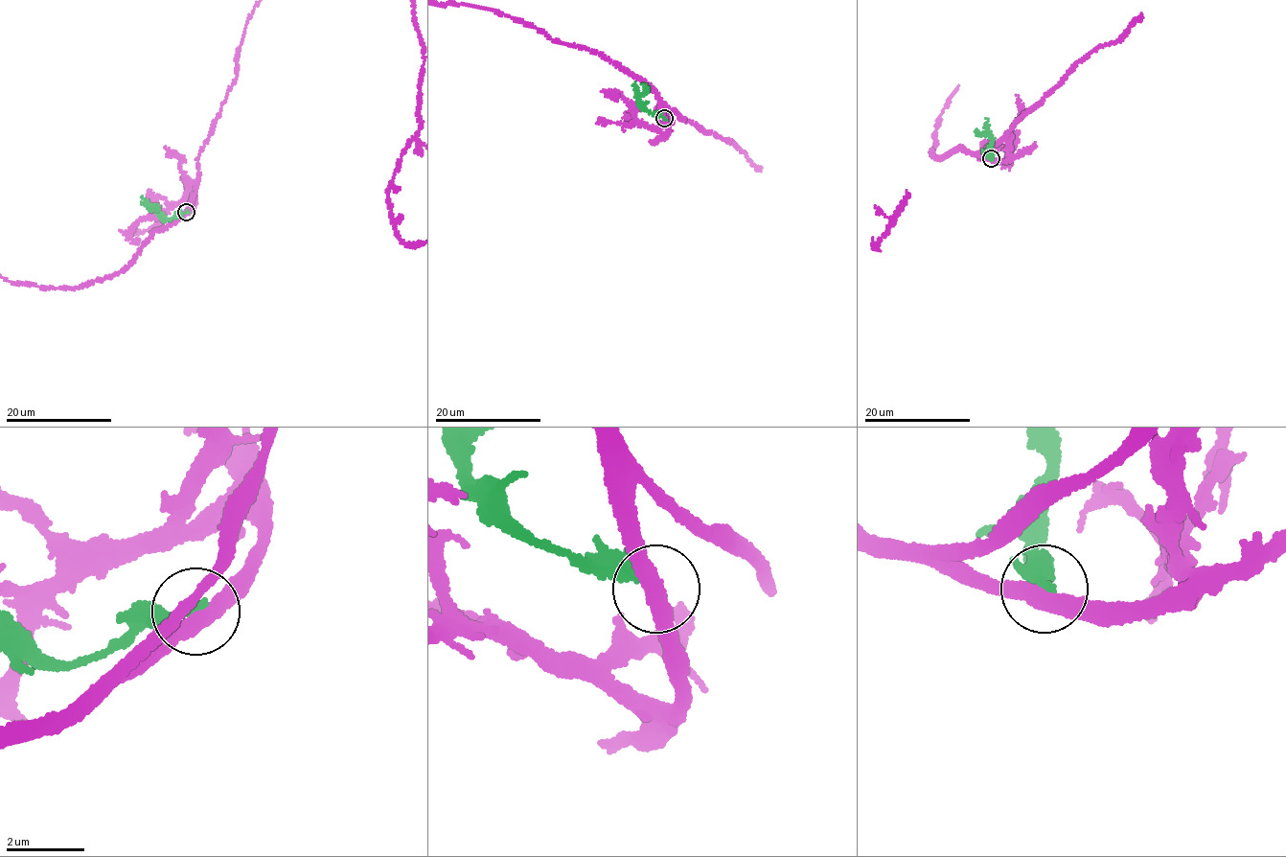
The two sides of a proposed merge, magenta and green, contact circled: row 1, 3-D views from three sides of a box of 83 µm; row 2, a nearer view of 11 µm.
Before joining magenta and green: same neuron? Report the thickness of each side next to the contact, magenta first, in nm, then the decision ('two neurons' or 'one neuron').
calibres 380 and 280 nm; two neurons

